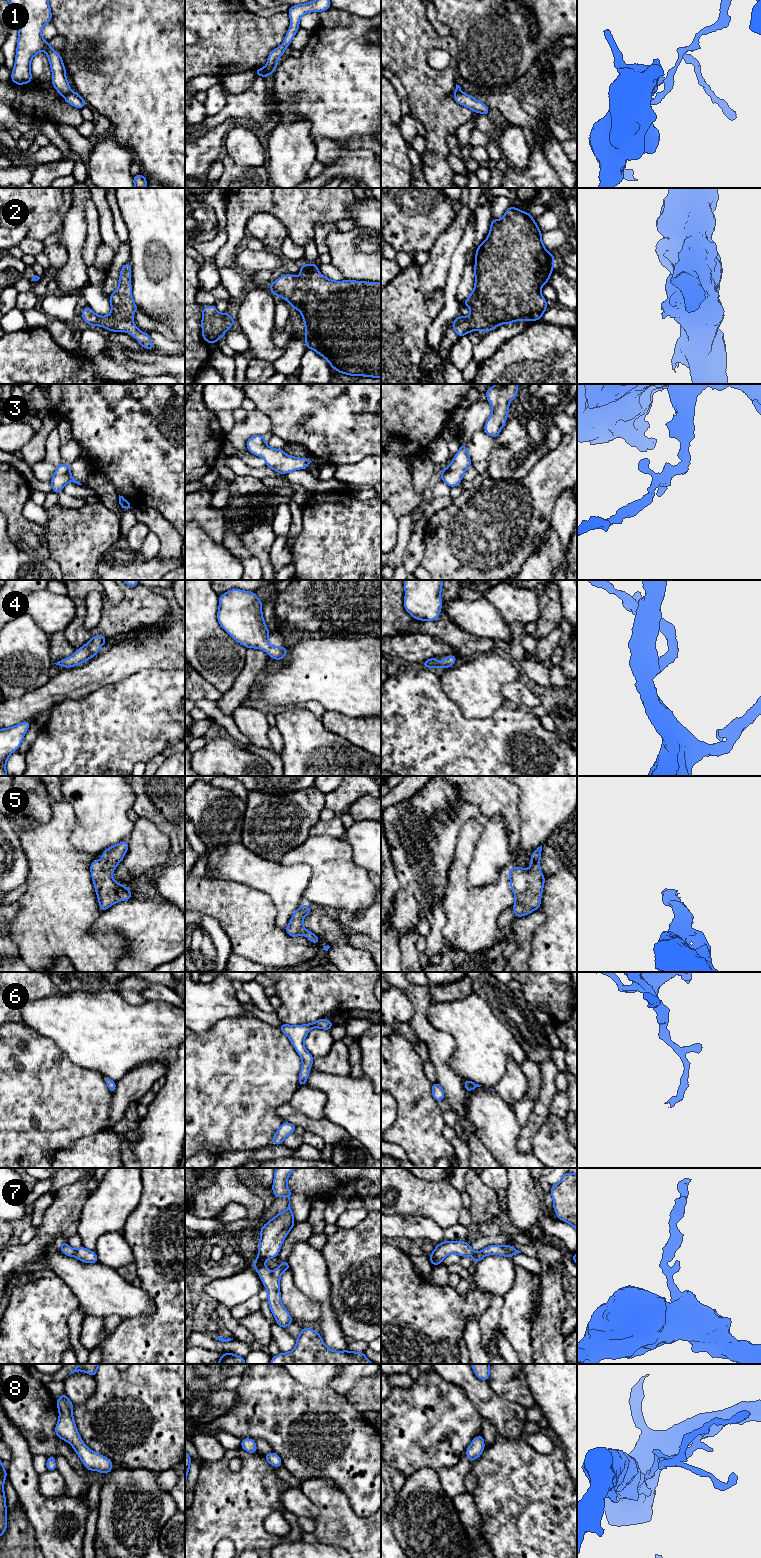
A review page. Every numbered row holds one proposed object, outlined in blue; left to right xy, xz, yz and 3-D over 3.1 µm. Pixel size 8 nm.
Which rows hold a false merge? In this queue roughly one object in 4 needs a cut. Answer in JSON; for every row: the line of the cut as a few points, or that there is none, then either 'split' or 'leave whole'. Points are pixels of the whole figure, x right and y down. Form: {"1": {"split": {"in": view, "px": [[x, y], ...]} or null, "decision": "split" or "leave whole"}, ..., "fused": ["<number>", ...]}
{"1": {"split": {"in": "xz", "px": [[264, 68], [264, 73], [261, 76]]}, "decision": "split"}, "2": {"split": null, "decision": "leave whole"}, "3": {"split": null, "decision": "leave whole"}, "4": {"split": null, "decision": "leave whole"}, "5": {"split": null, "decision": "leave whole"}, "6": {"split": null, "decision": "leave whole"}, "7": {"split": null, "decision": "leave whole"}, "8": {"split": null, "decision": "leave whole"}, "fused": ["1"]}

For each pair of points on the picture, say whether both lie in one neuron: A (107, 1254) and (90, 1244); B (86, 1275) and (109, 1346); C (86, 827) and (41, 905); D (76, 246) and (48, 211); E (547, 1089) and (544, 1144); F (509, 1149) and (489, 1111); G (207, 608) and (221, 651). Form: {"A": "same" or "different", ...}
{"A": "different", "B": "different", "C": "different", "D": "different", "E": "different", "F": "same", "G": "same"}

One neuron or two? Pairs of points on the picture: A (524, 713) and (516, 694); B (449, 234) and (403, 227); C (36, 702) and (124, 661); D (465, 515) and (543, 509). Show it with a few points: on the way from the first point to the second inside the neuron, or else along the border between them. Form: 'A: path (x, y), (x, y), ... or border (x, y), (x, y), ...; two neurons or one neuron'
A: border (506, 699), (525, 704), (531, 708); two neurons
B: border (456, 215), (453, 222), (439, 235), (428, 251); two neurons
C: path (58, 688), (69, 683), (78, 682), (102, 670); one neuron
D: path (484, 515), (510, 515), (524, 509); one neuron

